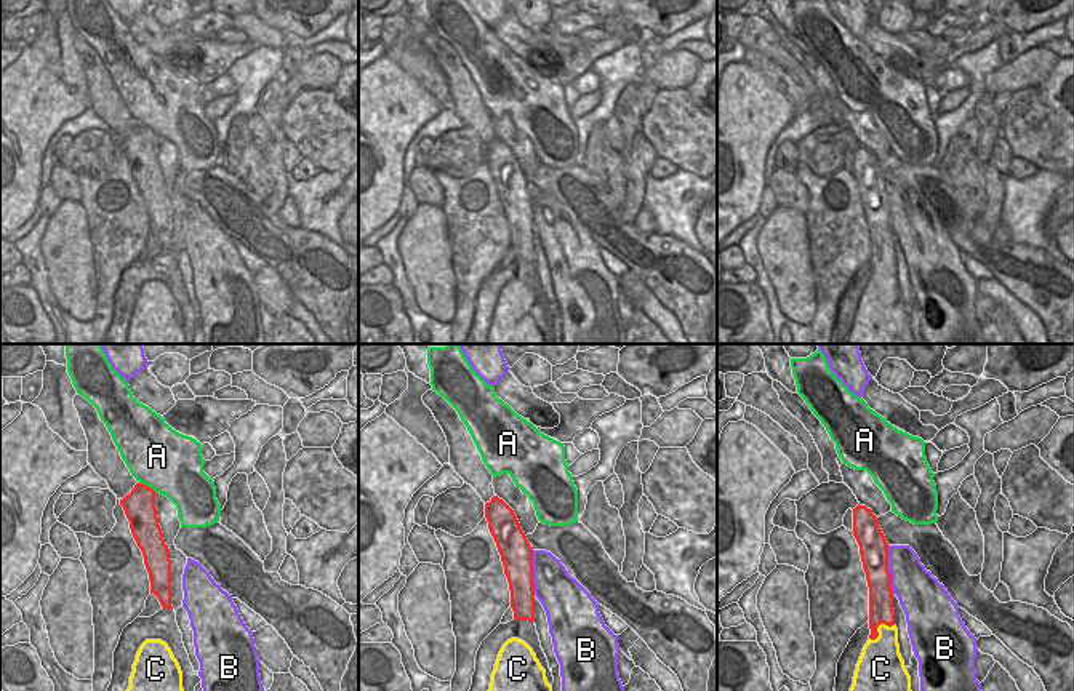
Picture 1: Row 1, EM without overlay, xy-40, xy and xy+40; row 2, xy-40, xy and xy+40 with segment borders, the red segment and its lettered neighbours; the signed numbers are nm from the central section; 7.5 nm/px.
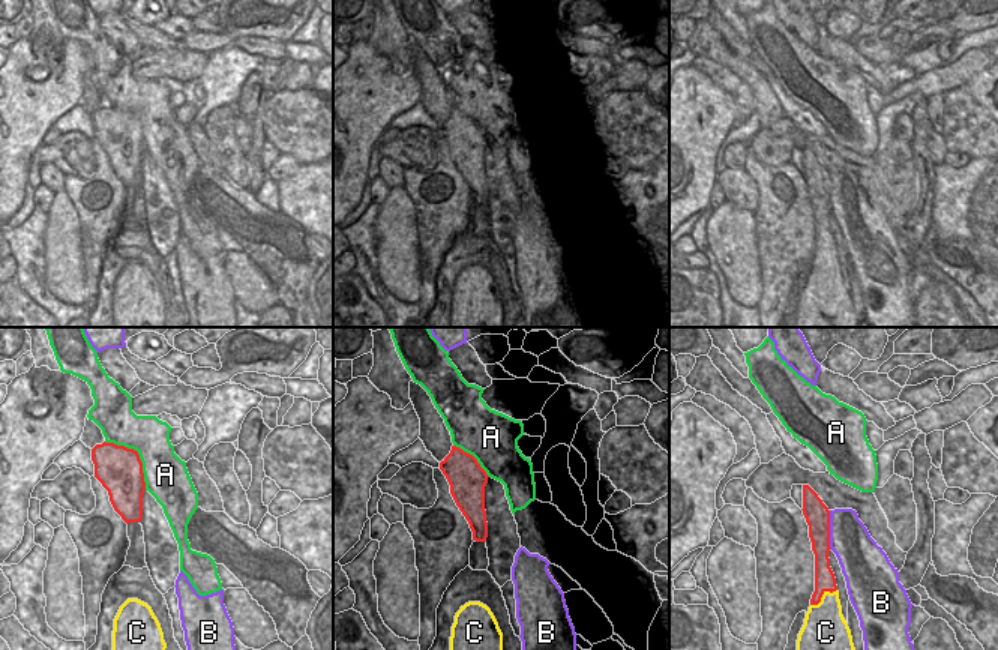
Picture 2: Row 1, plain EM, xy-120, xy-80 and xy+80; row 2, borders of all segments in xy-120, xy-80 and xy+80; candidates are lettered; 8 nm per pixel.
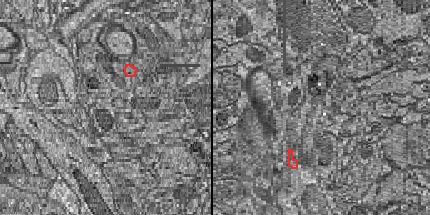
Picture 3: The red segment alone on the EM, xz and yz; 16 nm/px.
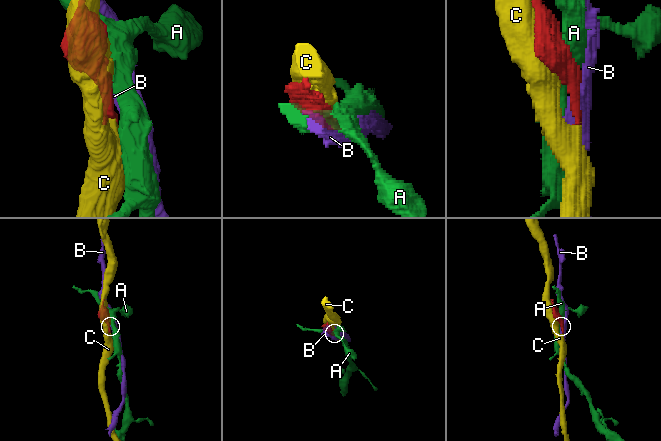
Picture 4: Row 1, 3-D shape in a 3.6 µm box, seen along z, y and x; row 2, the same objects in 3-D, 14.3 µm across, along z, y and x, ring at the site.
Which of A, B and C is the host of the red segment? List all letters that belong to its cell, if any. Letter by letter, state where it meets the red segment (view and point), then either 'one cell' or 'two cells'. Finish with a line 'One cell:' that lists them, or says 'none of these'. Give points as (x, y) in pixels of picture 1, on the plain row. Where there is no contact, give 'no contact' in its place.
A: meets red in xy-40 at (148, 128); two cells
B: meets red in xy+40 at (887, 211); two cells
C: meets red in xy+40 at (877, 267); one cell
One cell: C

